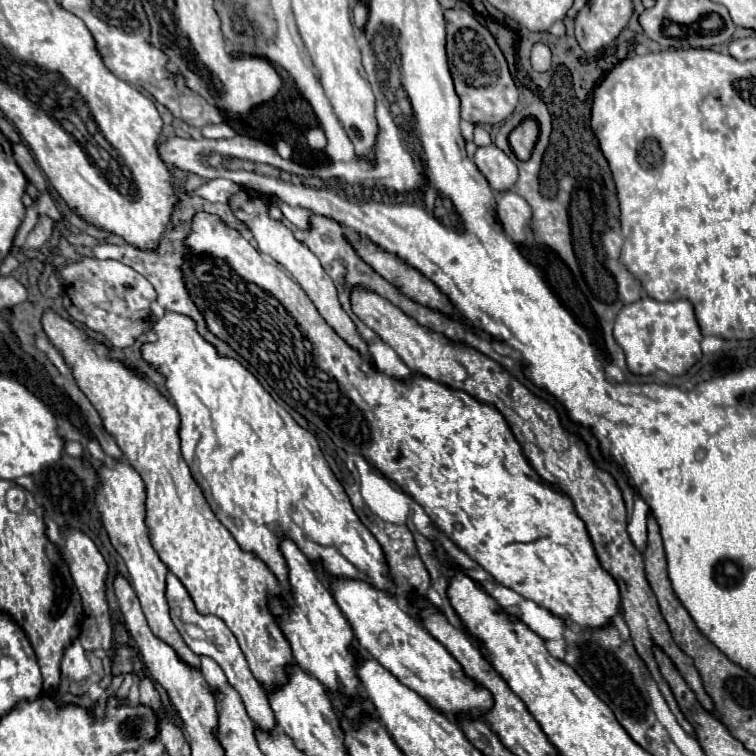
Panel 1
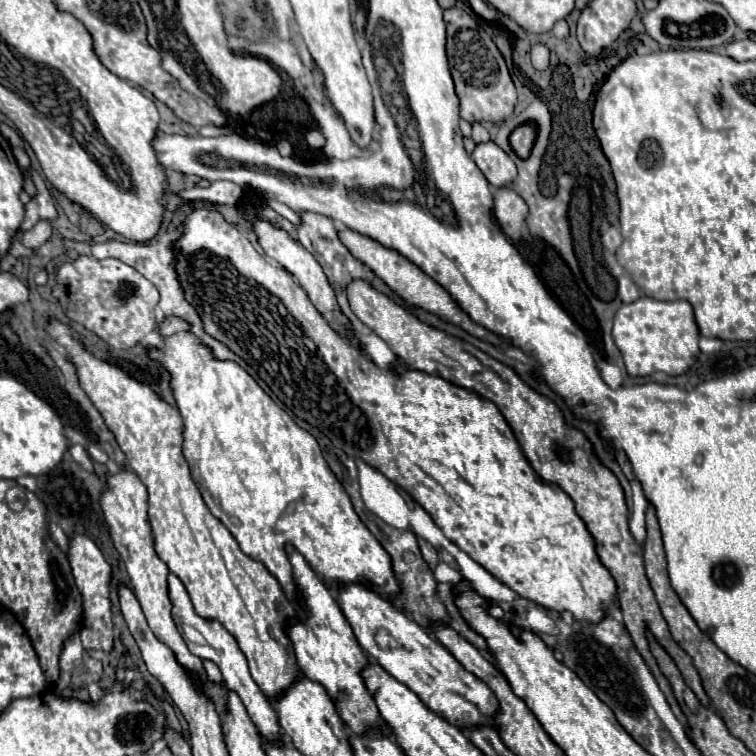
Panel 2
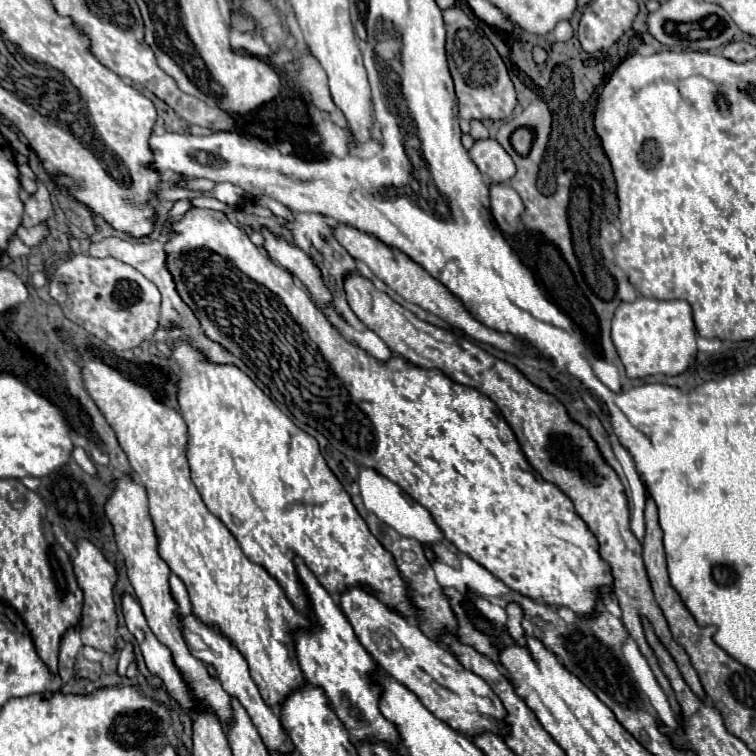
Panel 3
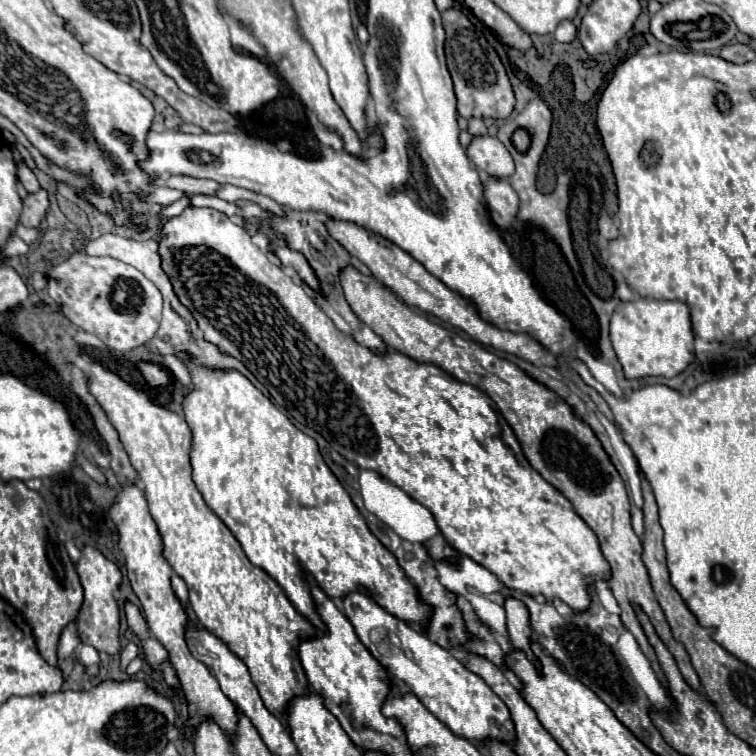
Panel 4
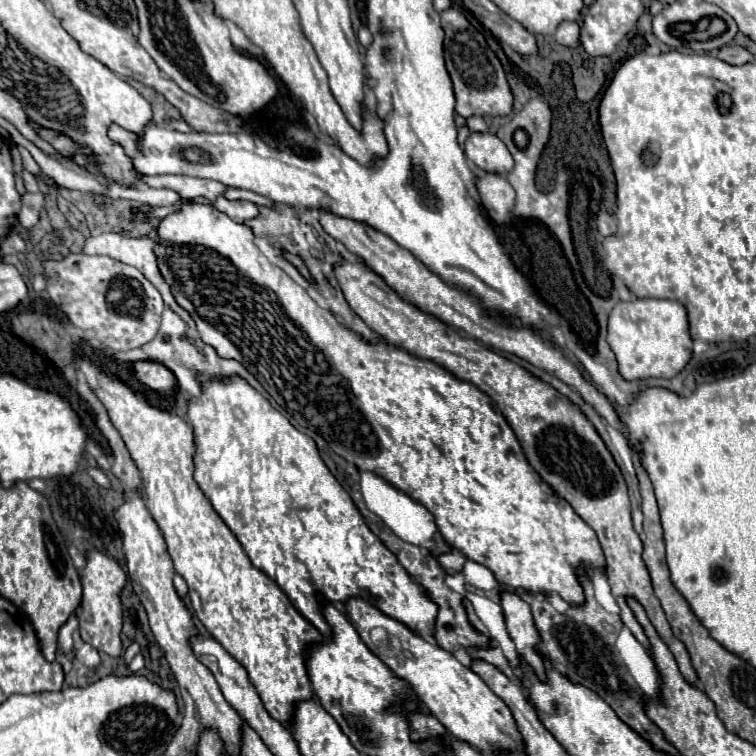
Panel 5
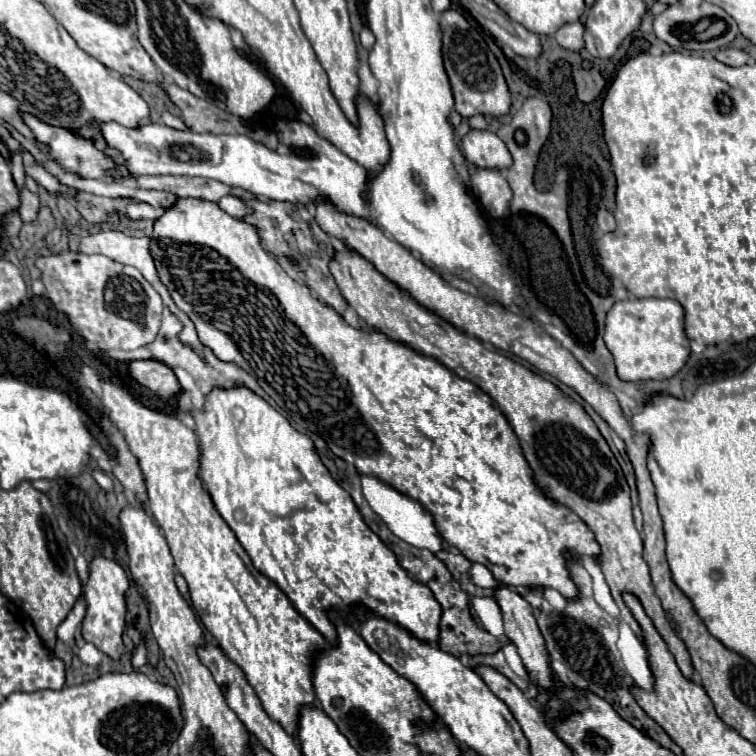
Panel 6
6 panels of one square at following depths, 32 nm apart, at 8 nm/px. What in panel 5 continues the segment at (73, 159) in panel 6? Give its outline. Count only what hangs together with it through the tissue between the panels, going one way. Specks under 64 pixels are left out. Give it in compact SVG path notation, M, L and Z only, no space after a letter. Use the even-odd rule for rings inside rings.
M34 126L34 128L38 130L38 134L40 134L44 140L48 140L48 142L50 142L60 154L64 154L64 156L68 156L70 152L88 152L88 148L80 148L80 146L76 146L70 138L58 134L58 132L44 130L44 128L38 128L38 126Z

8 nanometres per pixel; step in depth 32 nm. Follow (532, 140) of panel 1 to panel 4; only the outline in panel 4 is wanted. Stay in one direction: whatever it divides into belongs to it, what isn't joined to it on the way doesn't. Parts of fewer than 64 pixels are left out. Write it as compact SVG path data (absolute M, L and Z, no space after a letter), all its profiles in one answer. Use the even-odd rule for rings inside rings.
M517 129L512 137L512 143L518 152L526 152L530 146L530 132L526 132L525 129Z

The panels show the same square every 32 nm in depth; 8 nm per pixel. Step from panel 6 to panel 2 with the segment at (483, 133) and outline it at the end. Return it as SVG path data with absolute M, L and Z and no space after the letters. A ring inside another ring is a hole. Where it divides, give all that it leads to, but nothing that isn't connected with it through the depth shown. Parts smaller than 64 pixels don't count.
M494 142L478 144L472 158L492 188L504 188L516 180L516 164Z

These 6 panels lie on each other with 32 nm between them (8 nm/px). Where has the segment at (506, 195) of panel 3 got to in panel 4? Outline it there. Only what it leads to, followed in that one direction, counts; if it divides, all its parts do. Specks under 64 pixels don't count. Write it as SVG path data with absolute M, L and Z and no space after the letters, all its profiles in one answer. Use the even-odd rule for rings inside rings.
M490 178L484 184L484 196L488 202L488 210L498 228L508 230L516 222L516 212L520 210L520 198L514 188L506 180Z

